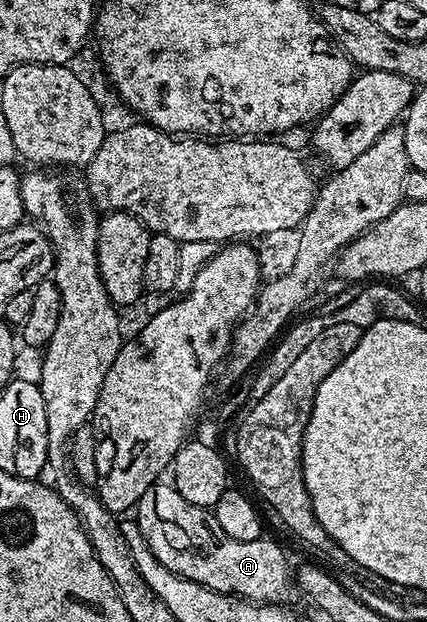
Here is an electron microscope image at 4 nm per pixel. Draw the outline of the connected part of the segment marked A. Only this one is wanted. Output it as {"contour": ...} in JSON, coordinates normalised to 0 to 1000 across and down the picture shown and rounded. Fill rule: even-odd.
{"contour":[[[365,777],[347,789],[337,789],[337,796],[323,805],[319,814],[319,836],[328,854],[337,860],[337,867],[347,873],[347,879],[356,886],[356,892],[365,900],[370,900],[377,908],[393,912],[393,918],[403,918],[415,924],[415,928],[438,928],[445,934],[457,934],[468,937],[478,944],[487,944],[496,950],[508,953],[536,953],[546,958],[569,961],[578,966],[590,966],[597,969],[651,969],[663,963],[658,960],[670,960],[679,953],[679,941],[684,947],[684,908],[670,904],[670,895],[660,891],[660,883],[642,870],[623,870],[625,867],[607,867],[600,870],[564,870],[562,867],[543,867],[543,860],[525,860],[525,847],[515,847],[515,841],[506,841],[499,823],[492,818],[480,818],[468,815],[459,809],[440,809],[440,802],[431,802],[431,796],[422,796],[422,789],[407,786],[405,778],[389,777]]]}

